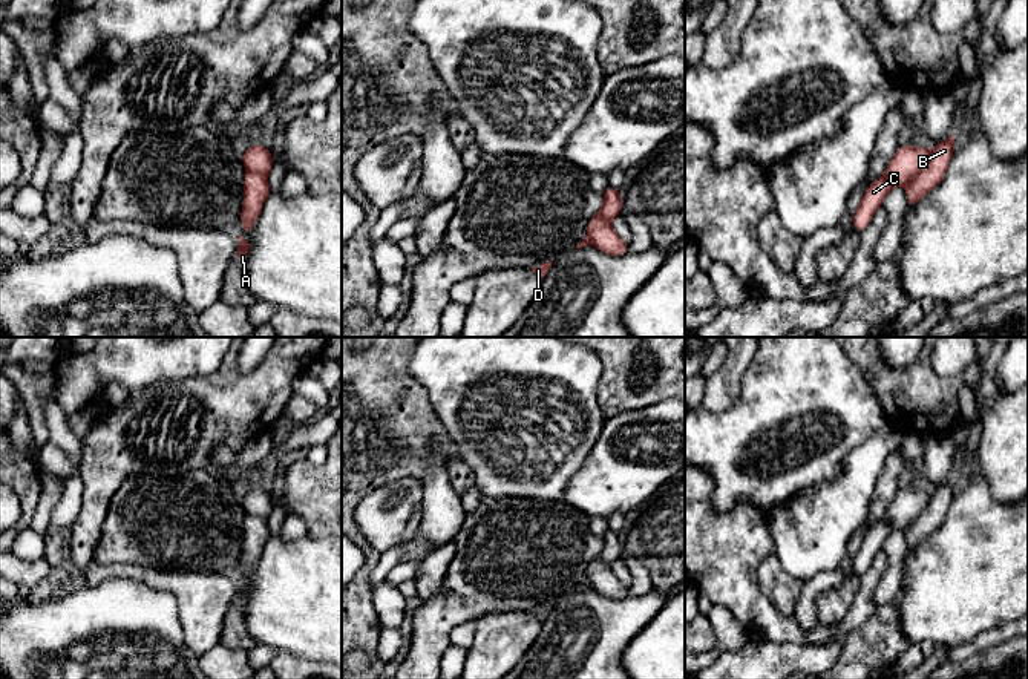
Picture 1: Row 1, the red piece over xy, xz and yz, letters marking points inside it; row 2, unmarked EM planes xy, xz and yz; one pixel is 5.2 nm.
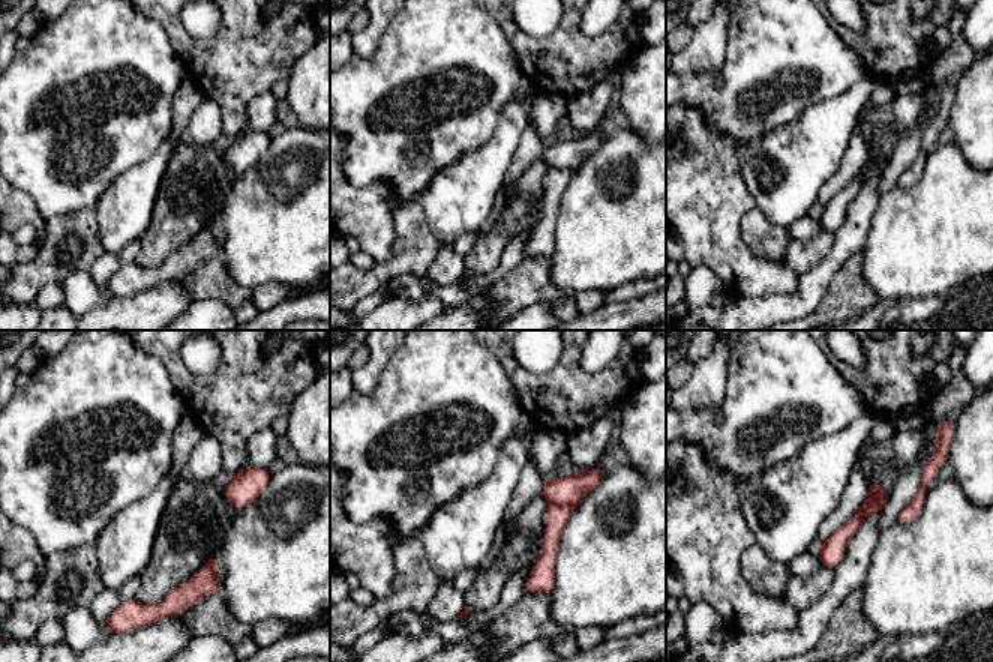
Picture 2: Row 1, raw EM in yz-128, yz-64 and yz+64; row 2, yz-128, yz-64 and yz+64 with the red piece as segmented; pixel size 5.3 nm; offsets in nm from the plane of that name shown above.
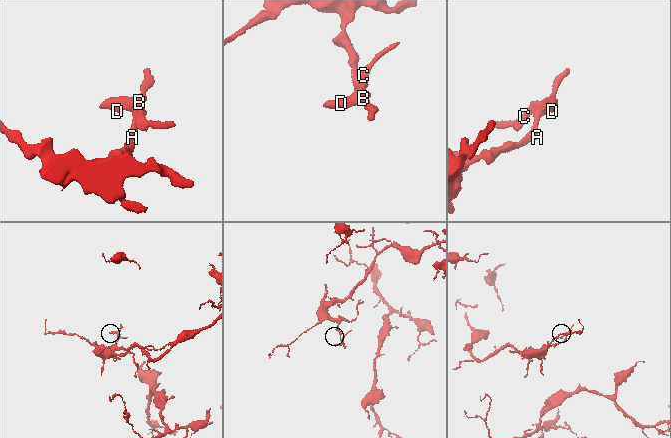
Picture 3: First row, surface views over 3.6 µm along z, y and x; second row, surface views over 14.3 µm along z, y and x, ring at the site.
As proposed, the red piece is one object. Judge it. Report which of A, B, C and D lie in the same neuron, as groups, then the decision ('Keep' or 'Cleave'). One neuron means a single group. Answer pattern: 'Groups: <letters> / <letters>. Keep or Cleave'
Groups: A B / C D. Cleave

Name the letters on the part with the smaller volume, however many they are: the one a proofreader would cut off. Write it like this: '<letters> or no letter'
C, D

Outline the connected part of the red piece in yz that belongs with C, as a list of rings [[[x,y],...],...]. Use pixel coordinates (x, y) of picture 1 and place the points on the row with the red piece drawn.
[[[899,146],[886,172],[864,192],[853,213],[853,228],[861,233],[870,224],[875,212],[882,207],[889,192],[905,185],[928,161],[931,152],[919,146]]]

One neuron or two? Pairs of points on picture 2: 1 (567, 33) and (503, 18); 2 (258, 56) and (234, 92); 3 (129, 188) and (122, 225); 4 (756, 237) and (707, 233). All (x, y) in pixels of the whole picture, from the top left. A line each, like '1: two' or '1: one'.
1: one
2: one
3: one
4: two

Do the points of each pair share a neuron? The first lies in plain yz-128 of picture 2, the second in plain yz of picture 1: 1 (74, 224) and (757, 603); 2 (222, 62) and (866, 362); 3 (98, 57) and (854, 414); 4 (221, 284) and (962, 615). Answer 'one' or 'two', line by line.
1: two
2: one
3: one
4: two

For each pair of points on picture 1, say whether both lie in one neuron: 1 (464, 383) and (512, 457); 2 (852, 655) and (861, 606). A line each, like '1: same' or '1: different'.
1: same
2: different

